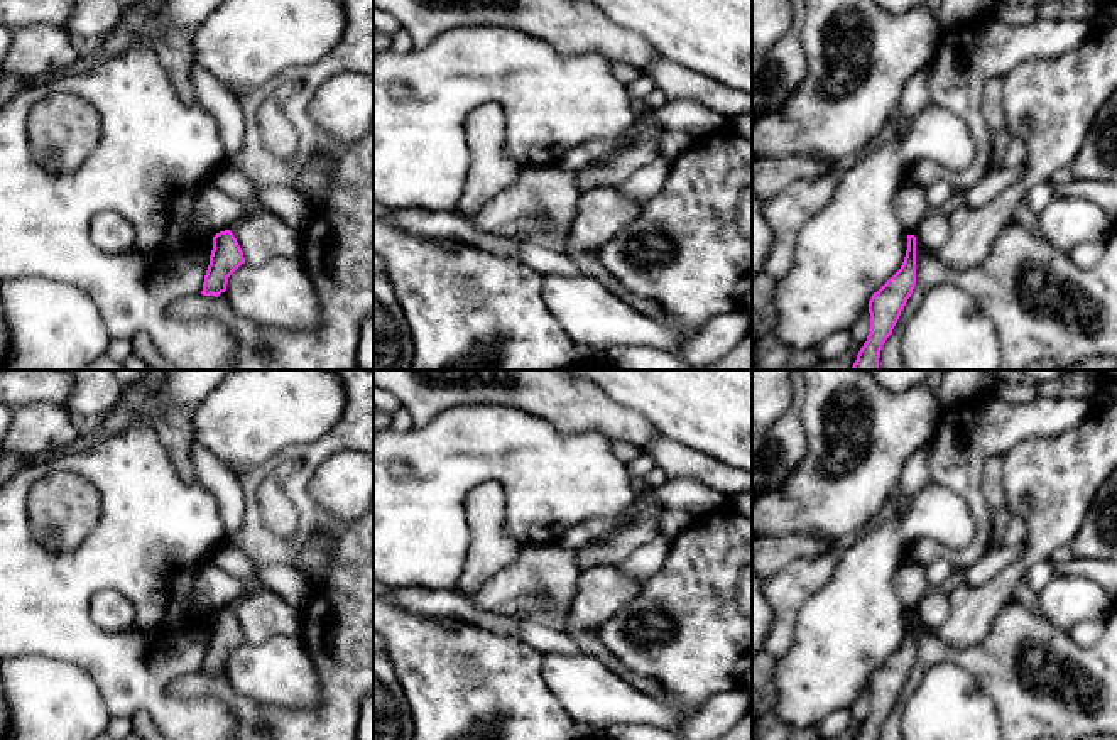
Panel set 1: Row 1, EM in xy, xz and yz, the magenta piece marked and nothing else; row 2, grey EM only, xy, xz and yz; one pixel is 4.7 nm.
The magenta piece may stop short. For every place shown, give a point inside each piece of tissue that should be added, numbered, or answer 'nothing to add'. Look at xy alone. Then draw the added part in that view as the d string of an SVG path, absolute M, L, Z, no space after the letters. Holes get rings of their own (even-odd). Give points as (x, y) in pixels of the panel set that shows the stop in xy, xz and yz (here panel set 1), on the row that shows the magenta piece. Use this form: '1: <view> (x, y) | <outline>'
nothing to add

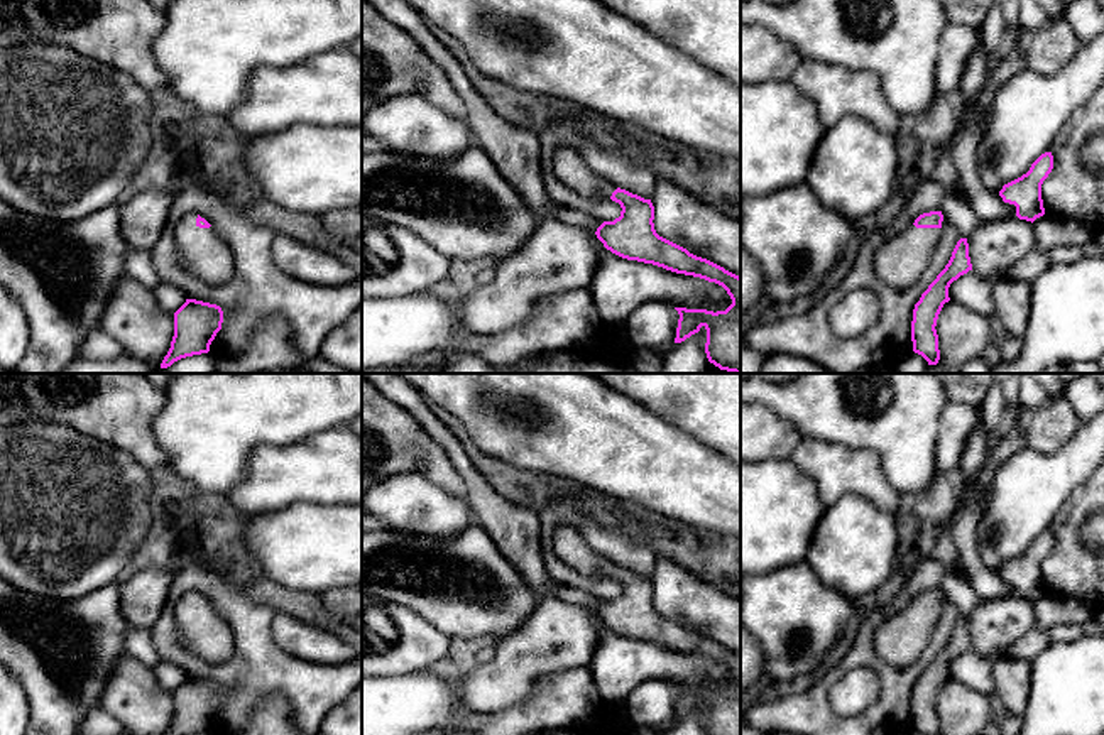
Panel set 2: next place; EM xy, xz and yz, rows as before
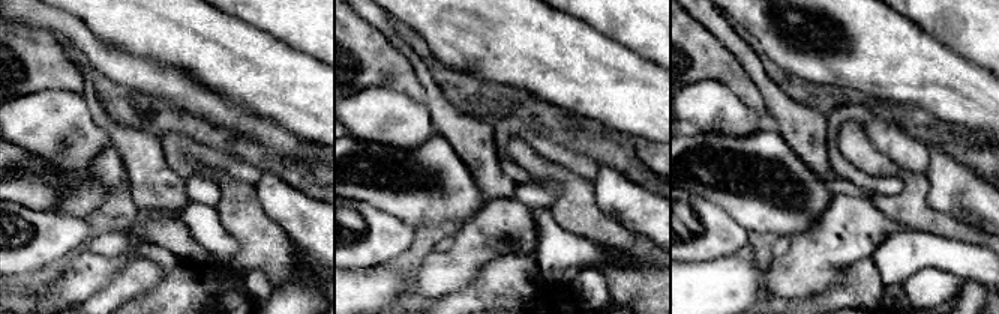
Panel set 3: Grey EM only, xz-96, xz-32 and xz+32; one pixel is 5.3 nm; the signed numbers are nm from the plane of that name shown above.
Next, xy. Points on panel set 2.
1: xy (203, 250) | M196 213L186 215L174 238L183 264L208 284L221 286L235 274L235 259L227 242L210 226L196 225Z

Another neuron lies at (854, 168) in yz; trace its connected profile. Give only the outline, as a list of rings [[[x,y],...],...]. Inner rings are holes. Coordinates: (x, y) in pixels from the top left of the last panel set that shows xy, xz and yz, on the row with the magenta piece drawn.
[[[847,115],[825,128],[805,182],[827,208],[855,223],[889,199],[896,179],[894,135]]]

